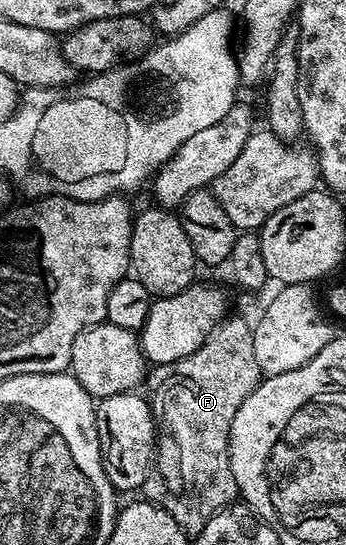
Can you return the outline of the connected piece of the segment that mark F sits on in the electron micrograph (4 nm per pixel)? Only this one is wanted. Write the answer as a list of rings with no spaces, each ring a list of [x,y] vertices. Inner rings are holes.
[[[234,316],[224,318],[205,340],[205,344],[197,348],[197,352],[171,363],[164,374],[167,375],[156,384],[155,391],[149,394],[149,401],[157,419],[158,447],[169,458],[178,451],[179,465],[176,468],[152,465],[141,487],[141,494],[146,501],[165,508],[165,512],[169,512],[169,516],[173,516],[179,526],[198,528],[204,526],[218,510],[232,505],[239,498],[229,456],[229,428],[233,424],[233,416],[237,416],[237,408],[245,404],[245,396],[256,390],[261,381],[257,356],[253,352],[252,323]]]

